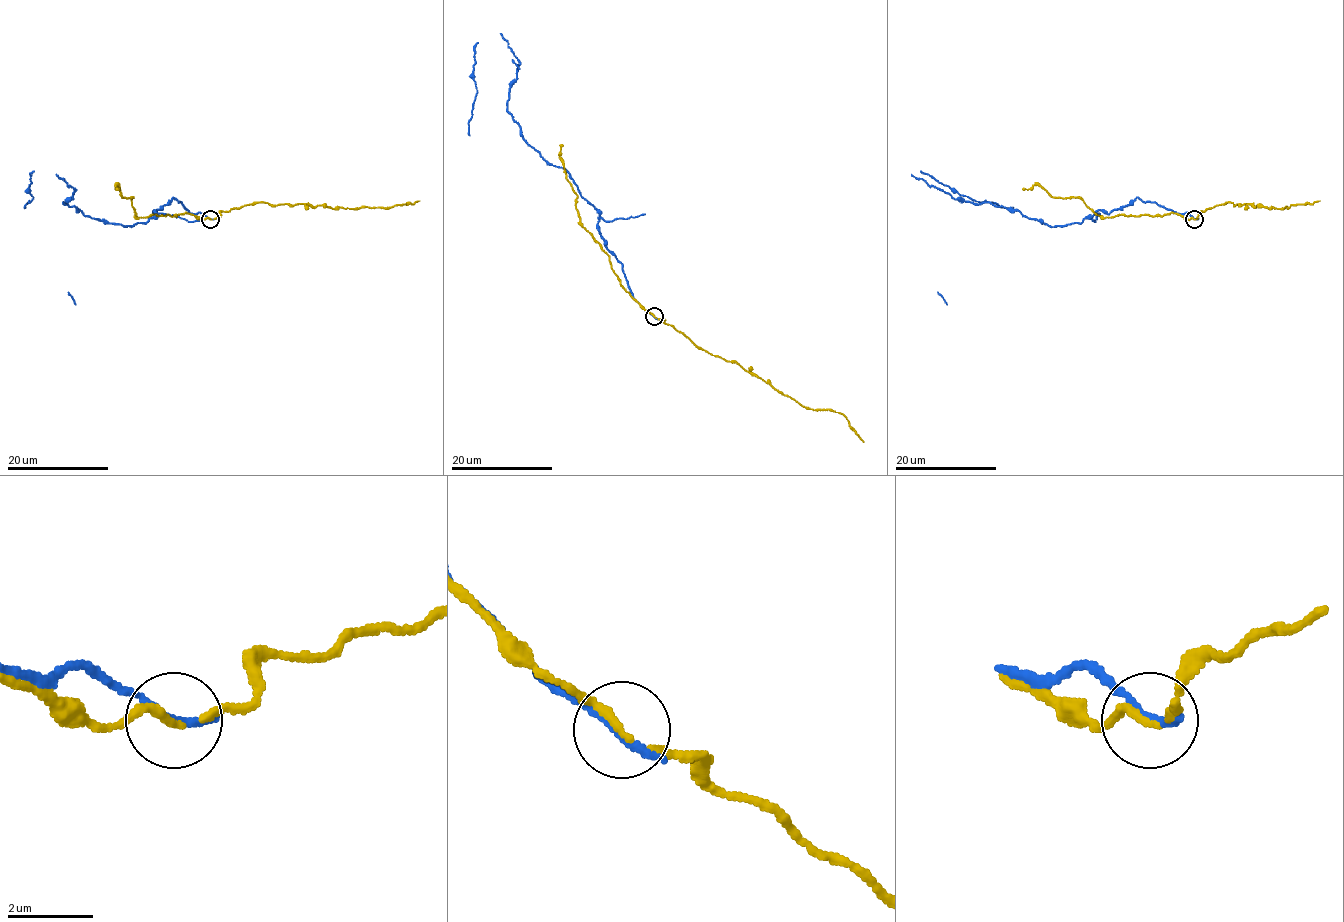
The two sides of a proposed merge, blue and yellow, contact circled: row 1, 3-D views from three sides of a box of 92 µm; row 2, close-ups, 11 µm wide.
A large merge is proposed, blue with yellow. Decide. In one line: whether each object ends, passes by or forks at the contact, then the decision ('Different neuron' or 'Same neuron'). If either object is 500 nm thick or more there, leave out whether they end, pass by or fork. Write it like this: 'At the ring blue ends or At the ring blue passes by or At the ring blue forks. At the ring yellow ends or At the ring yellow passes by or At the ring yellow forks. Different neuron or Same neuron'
At the ring blue ends. At the ring yellow passes by. Different neuron

